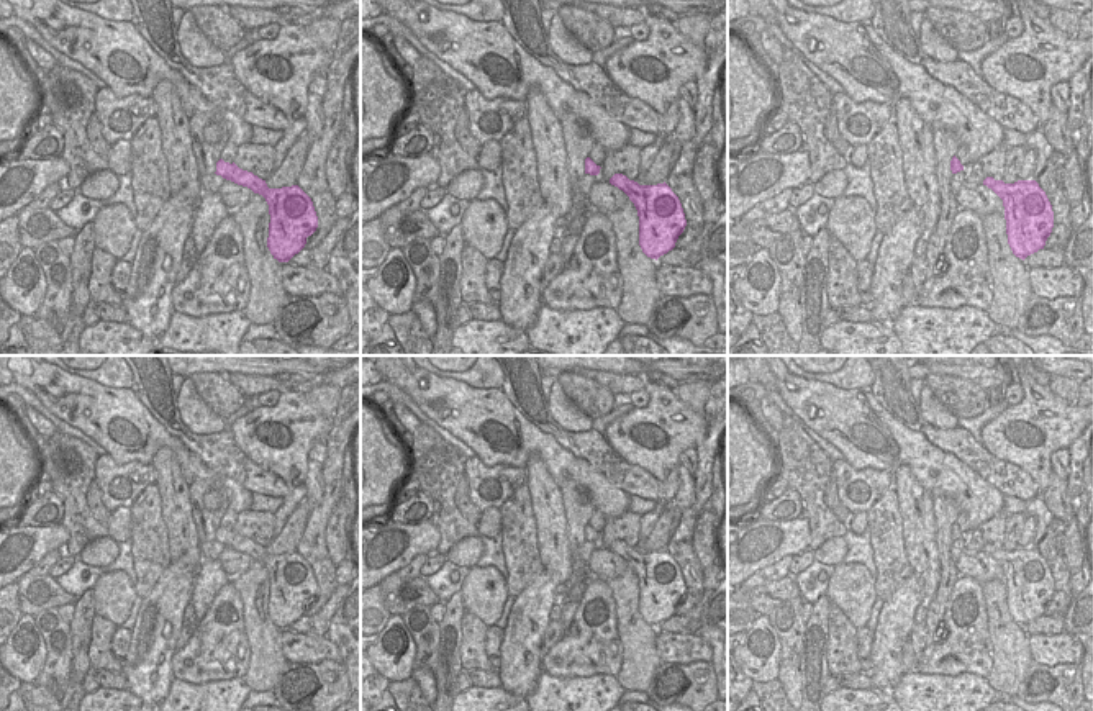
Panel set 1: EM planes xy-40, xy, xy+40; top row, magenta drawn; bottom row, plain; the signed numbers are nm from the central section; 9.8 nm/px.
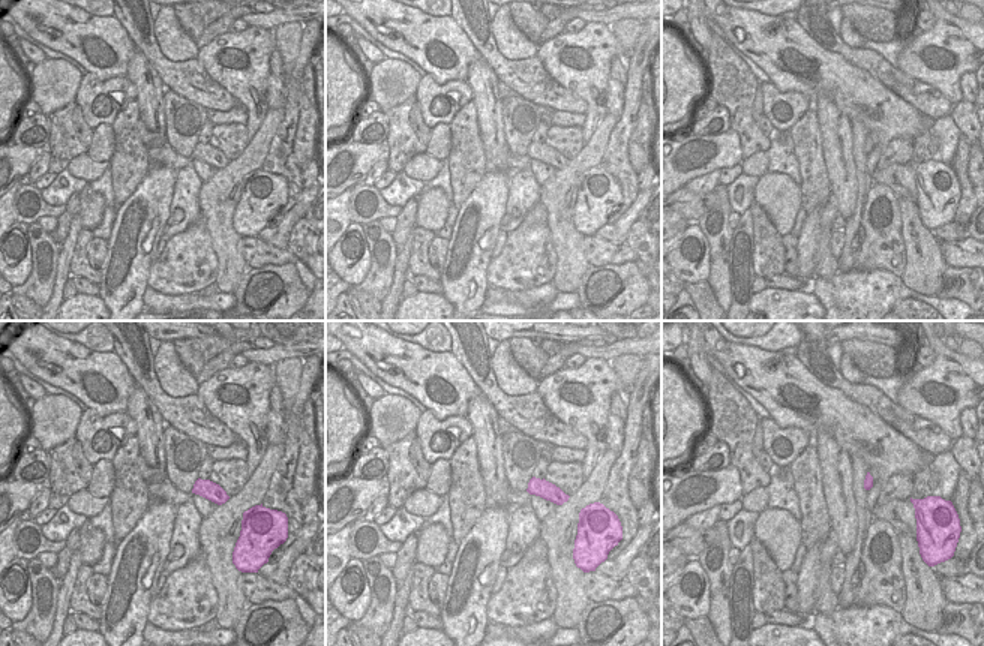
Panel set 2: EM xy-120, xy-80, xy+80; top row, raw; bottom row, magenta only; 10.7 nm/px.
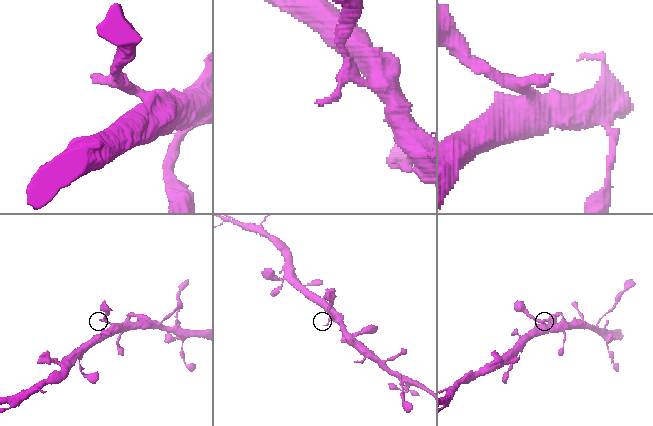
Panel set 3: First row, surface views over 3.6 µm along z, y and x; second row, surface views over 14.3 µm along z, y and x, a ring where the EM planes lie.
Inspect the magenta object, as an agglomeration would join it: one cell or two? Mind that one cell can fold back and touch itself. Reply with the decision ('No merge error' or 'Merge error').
Merge error.

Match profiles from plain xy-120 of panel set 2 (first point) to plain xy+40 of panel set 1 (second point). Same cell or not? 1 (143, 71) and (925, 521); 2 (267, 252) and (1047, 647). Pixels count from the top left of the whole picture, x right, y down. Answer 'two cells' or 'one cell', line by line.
1: one cell
2: one cell

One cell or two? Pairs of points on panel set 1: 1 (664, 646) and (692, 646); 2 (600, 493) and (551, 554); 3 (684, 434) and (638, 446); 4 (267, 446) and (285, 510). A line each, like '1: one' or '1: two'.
1: one
2: two
3: one
4: one

